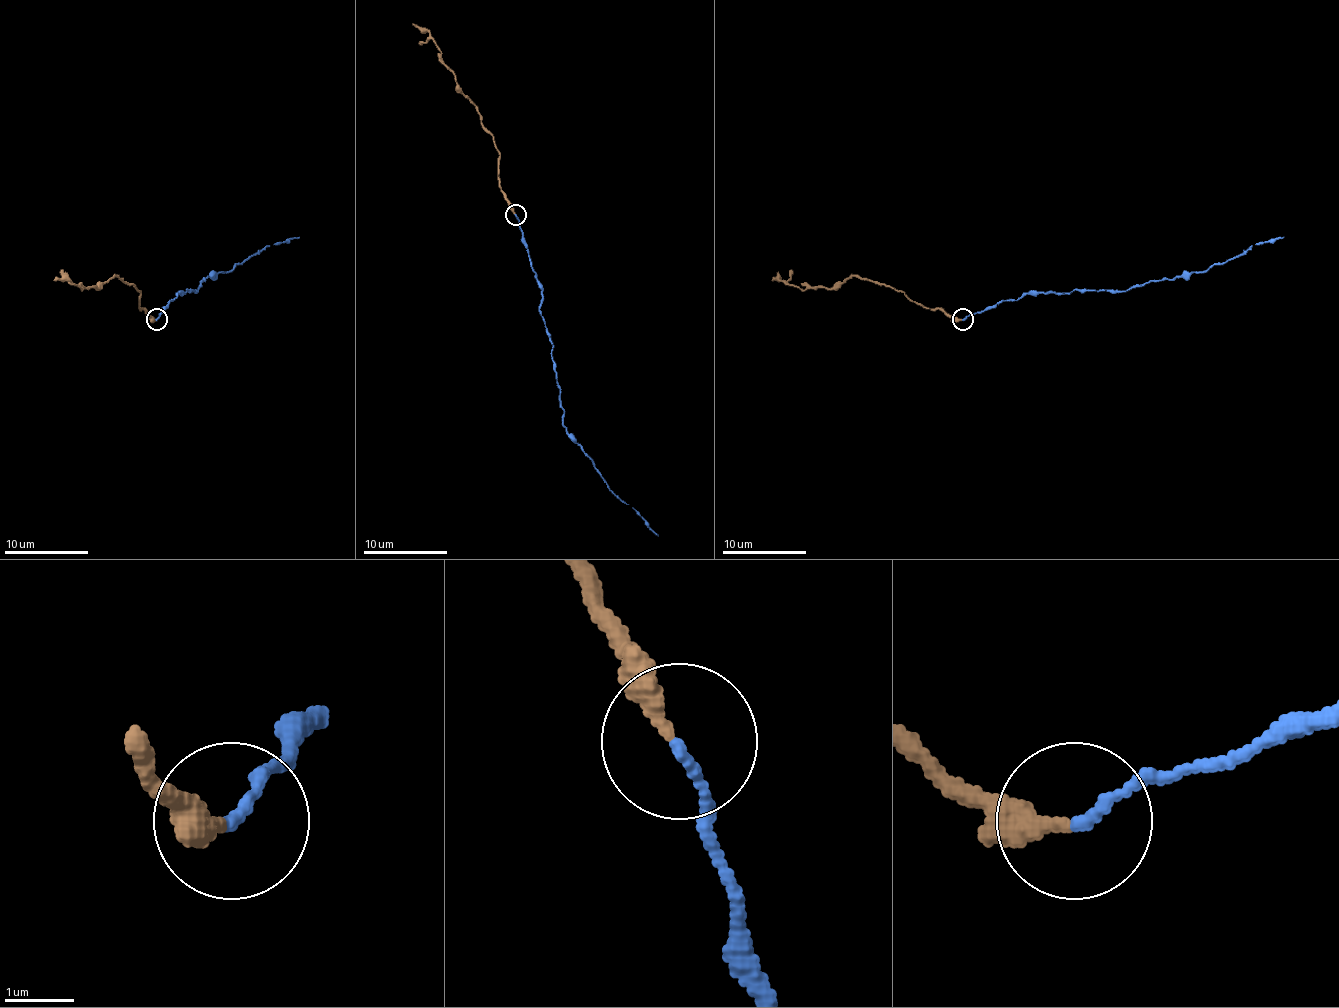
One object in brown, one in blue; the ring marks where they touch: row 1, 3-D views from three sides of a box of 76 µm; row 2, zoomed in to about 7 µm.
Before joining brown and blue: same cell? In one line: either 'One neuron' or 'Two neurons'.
Two neurons

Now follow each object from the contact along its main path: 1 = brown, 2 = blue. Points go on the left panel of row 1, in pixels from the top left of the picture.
1: (155, 318), (140, 308), (140, 291), (119, 276), (109, 278), (98, 289), (81, 289), (69, 281), (54, 278)
2: (157, 318), (178, 293), (197, 291), (203, 278), (229, 272), (235, 264), (269, 245), (298, 236)

